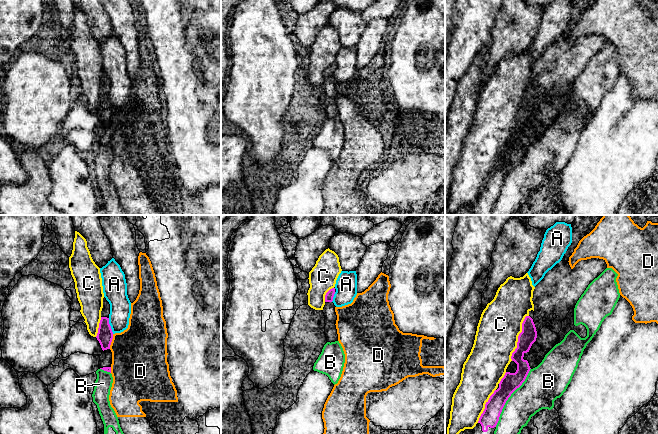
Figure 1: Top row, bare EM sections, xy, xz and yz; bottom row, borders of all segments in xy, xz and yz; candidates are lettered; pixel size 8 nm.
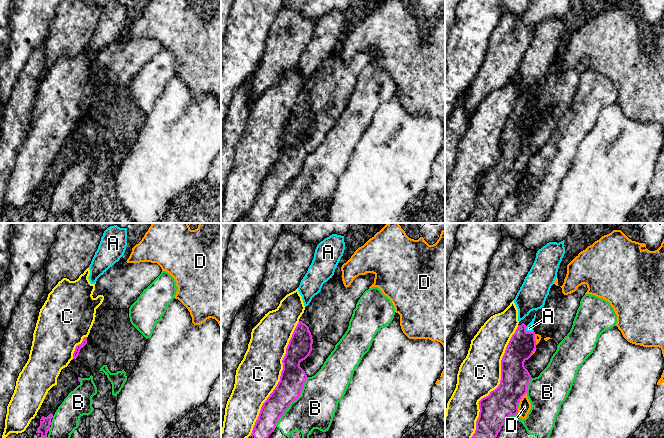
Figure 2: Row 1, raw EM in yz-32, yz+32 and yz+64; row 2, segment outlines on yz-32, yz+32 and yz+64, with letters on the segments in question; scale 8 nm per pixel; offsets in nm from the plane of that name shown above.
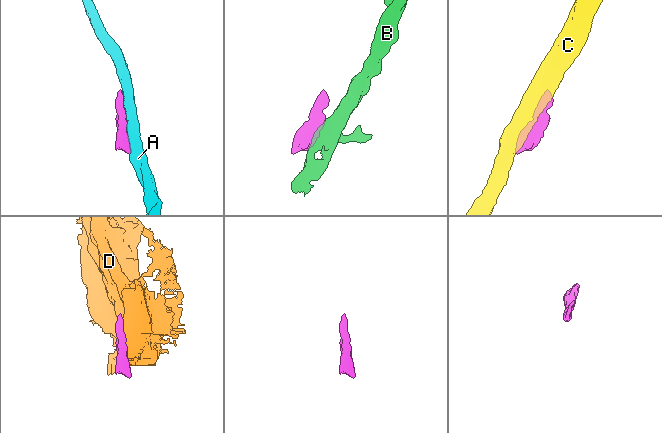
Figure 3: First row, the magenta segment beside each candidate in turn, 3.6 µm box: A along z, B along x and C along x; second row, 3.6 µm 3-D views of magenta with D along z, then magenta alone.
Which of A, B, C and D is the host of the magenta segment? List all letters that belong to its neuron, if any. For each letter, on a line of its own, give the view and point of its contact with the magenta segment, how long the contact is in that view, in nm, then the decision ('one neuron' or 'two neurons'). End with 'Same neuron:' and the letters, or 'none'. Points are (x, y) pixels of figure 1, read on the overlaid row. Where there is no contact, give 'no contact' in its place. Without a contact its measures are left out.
A: contact xy (110, 326); length 130 nm; two neurons
B: contact yz (509, 396); length 550 nm; two neurons
C: contact yz (518, 337); length 400 nm; two neurons
D: contact xy (111, 341); length 120 nm; two neurons
Same neuron: none

